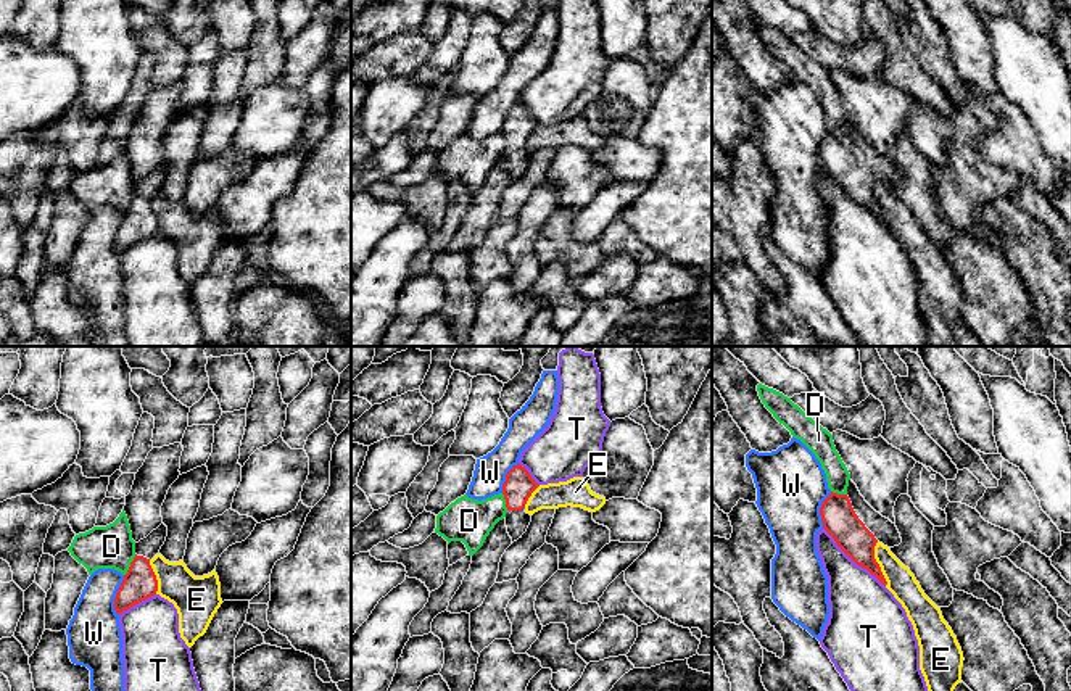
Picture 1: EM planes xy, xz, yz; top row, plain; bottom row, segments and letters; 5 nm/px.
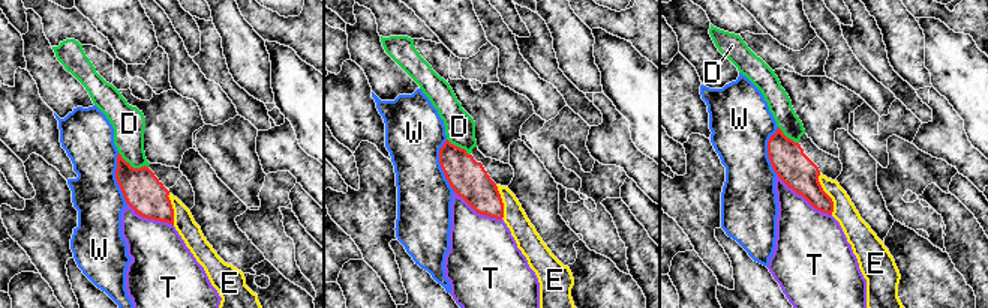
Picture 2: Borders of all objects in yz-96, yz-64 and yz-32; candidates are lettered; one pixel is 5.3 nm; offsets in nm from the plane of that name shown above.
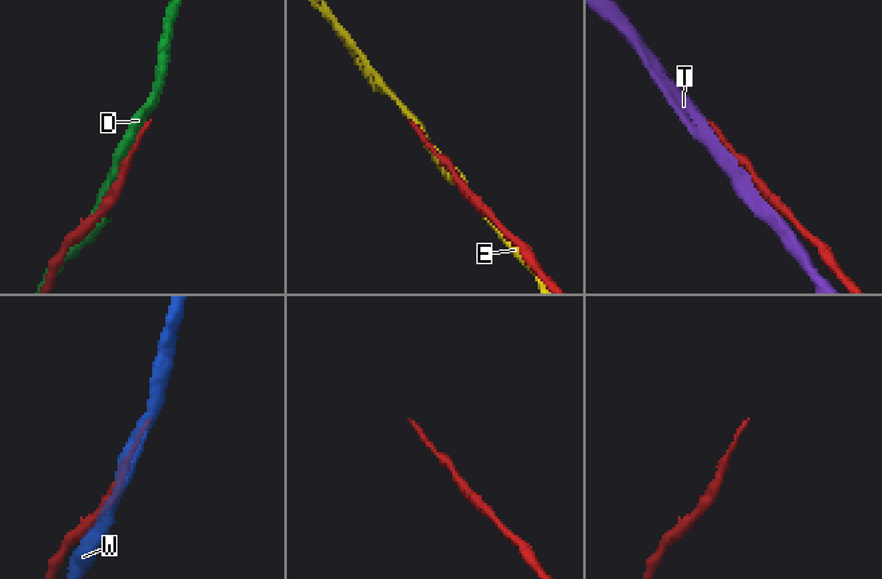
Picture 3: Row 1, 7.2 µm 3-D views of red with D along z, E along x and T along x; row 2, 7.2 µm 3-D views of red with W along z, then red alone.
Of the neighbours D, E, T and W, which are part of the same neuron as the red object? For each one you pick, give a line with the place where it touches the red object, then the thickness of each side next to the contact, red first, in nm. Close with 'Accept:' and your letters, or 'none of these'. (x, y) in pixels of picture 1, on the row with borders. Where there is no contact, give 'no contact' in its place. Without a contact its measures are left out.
Accept: none of these

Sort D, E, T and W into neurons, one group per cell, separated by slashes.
D / E / T / W

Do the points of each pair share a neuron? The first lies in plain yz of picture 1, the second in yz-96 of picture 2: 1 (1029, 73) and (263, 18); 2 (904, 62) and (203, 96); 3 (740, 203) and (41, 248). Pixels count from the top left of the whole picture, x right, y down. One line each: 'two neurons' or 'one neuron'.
1: two neurons
2: one neuron
3: one neuron

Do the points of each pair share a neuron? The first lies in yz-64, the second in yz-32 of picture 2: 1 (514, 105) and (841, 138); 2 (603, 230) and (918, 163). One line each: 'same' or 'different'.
1: different
2: same

